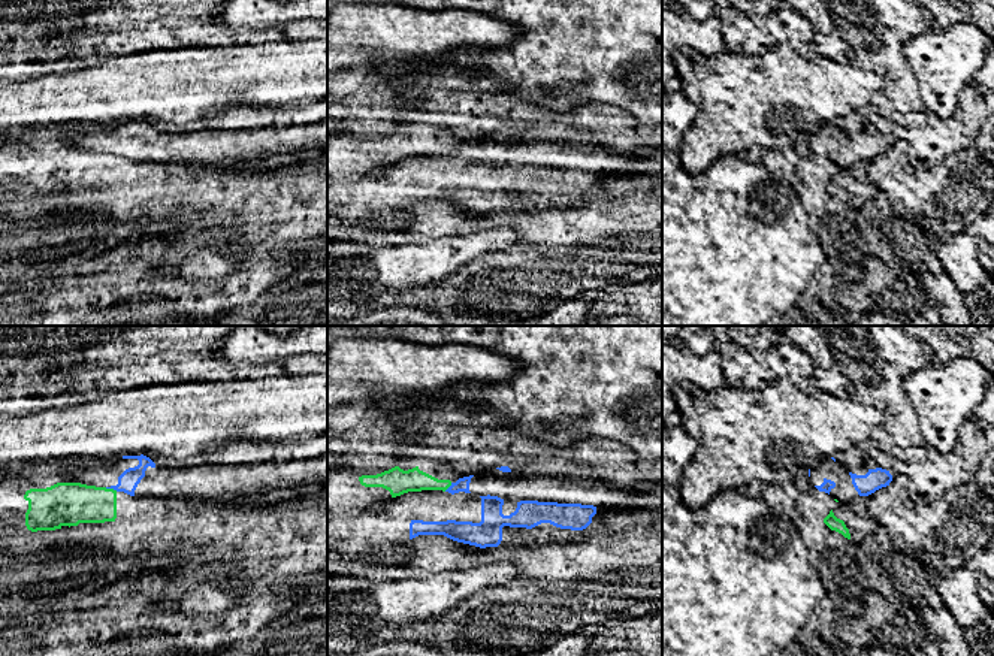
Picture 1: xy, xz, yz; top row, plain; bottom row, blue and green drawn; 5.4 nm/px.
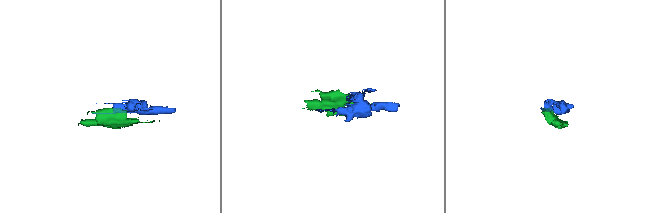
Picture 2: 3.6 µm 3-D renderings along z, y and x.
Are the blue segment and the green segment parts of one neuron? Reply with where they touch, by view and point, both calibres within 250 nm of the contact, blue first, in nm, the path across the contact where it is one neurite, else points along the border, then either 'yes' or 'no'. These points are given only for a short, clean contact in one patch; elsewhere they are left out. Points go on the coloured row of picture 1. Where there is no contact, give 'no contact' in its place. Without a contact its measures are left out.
xy (111, 487) | 110/240 nm | along xy (105, 487), (117, 490) | no

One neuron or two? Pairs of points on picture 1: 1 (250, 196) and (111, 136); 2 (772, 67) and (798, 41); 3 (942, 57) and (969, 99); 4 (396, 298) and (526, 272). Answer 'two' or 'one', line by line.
1: two
2: two
3: two
4: one

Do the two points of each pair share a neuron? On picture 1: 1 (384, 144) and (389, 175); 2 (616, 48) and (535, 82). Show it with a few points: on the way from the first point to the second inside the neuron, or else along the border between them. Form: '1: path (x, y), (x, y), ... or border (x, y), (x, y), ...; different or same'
1: border (422, 156), (408, 156), (374, 168), (359, 177); different
2: path (597, 48), (574, 48), (555, 65); same

